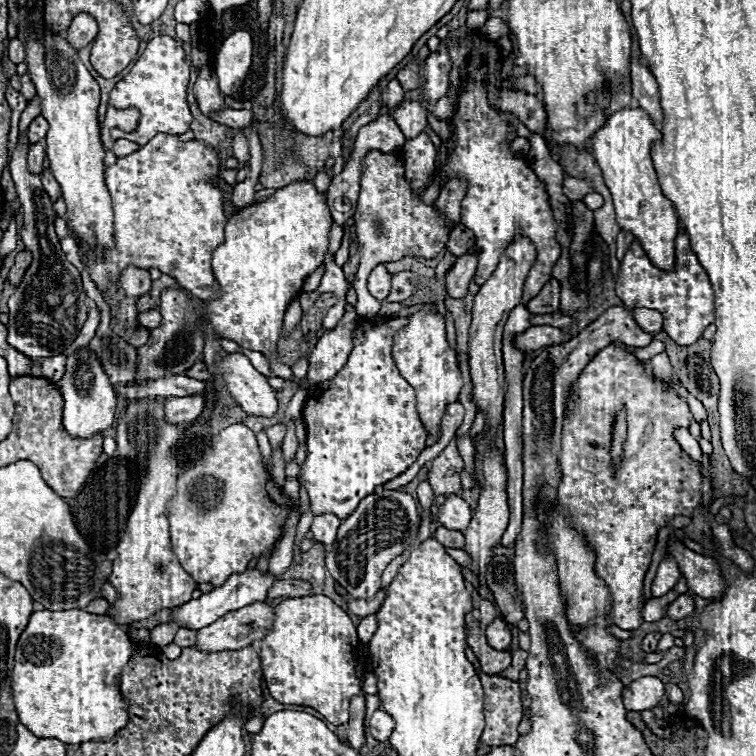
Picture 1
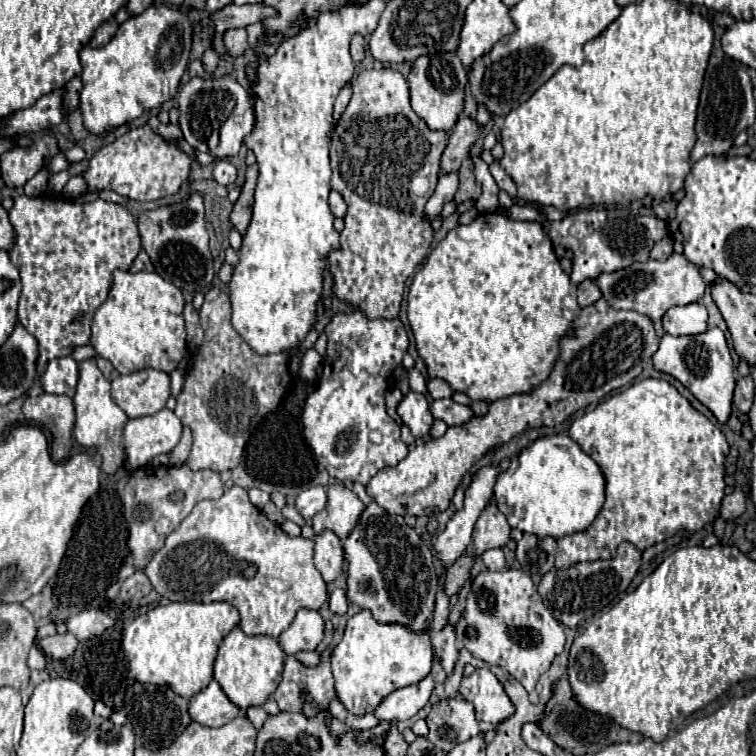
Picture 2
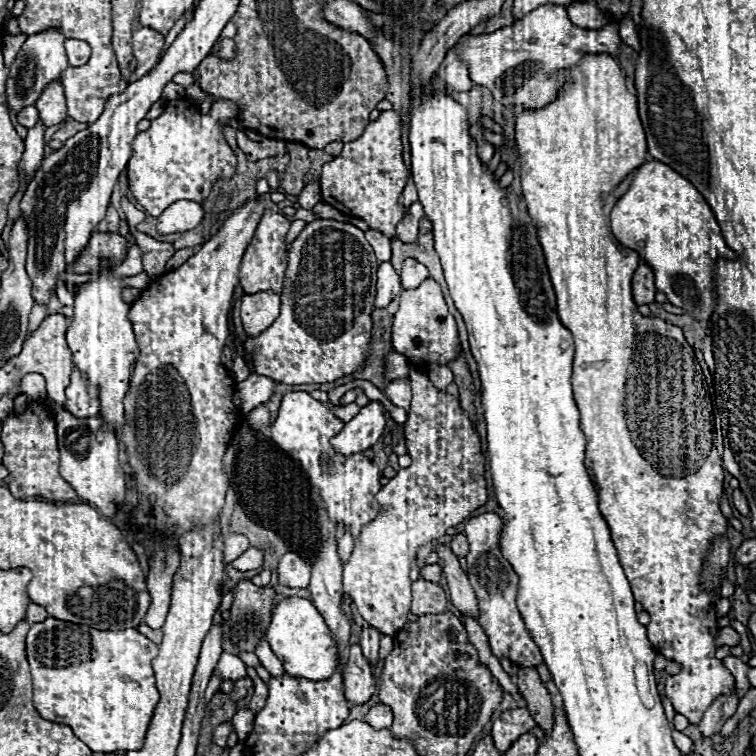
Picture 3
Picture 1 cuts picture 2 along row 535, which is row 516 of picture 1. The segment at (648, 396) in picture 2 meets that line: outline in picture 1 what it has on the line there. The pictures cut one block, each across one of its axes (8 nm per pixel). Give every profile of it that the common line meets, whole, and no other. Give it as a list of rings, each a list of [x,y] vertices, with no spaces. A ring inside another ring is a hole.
[[[606,346],[588,362],[582,374],[572,382],[566,398],[566,418],[562,424],[562,448],[560,448],[560,468],[562,484],[558,486],[558,504],[564,514],[572,516],[572,526],[584,532],[588,544],[596,552],[596,574],[608,584],[612,592],[610,620],[624,628],[636,630],[642,618],[644,596],[644,576],[652,562],[652,552],[656,546],[656,536],[662,526],[666,526],[674,516],[692,516],[696,508],[708,508],[712,502],[712,486],[702,476],[700,468],[682,452],[674,438],[674,428],[690,428],[692,414],[676,390],[674,384],[658,380],[648,374],[636,354],[622,346]],[[620,410],[626,410],[628,436],[624,442],[624,454],[618,466],[612,464],[610,446],[612,430]]]

